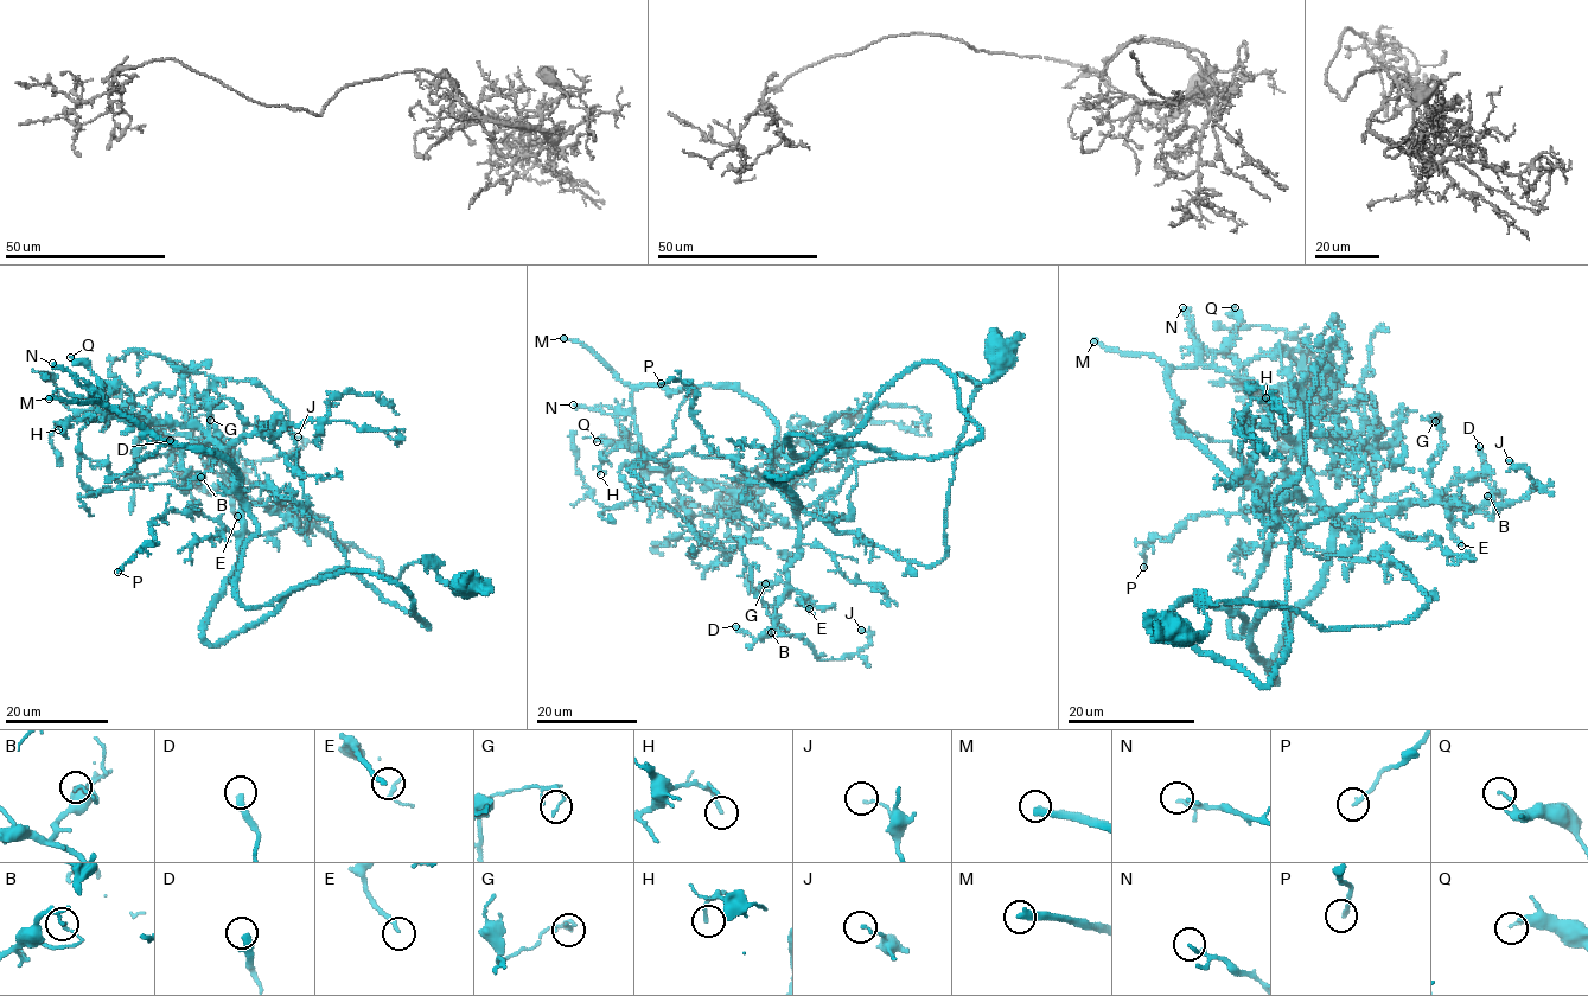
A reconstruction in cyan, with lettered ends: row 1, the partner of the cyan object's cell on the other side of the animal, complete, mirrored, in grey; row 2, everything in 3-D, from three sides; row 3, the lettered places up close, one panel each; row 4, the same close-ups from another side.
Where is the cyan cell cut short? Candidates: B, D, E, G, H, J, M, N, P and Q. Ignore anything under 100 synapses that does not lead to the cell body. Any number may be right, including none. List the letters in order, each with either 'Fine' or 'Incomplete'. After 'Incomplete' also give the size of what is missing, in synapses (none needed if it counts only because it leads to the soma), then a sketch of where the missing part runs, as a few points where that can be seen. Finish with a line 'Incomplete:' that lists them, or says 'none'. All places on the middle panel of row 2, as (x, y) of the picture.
B: Fine
D: Fine
E: Fine
G: Fine
H: Fine
J: Fine
M: Incomplete. Roughly 300 synapses
N: Fine
P: Fine
Q: Fine
Incomplete: M

